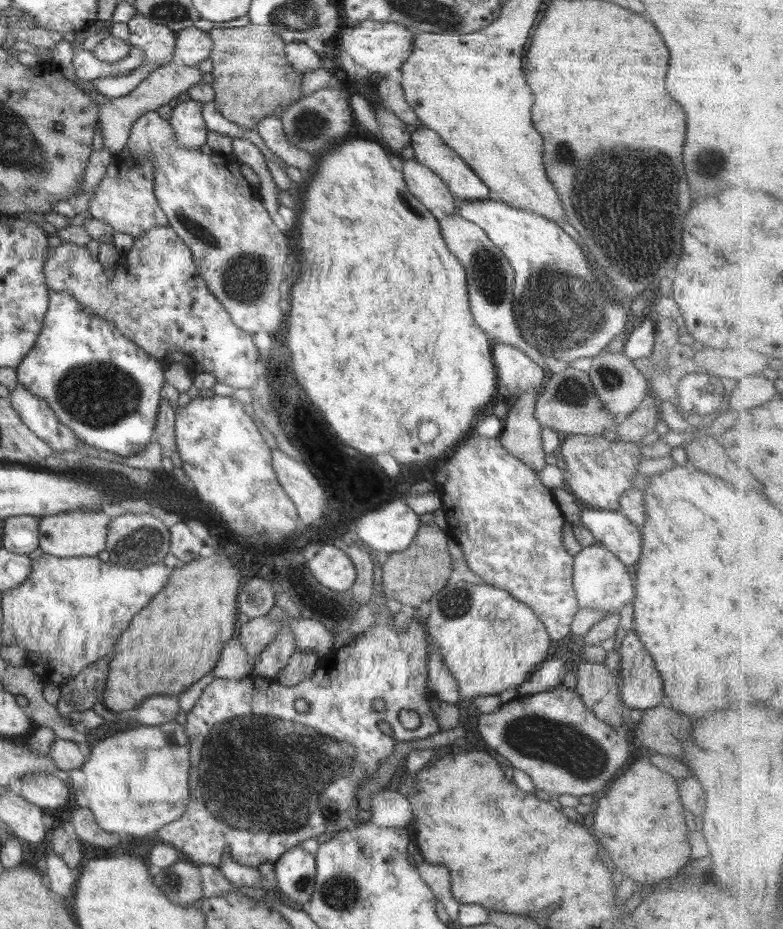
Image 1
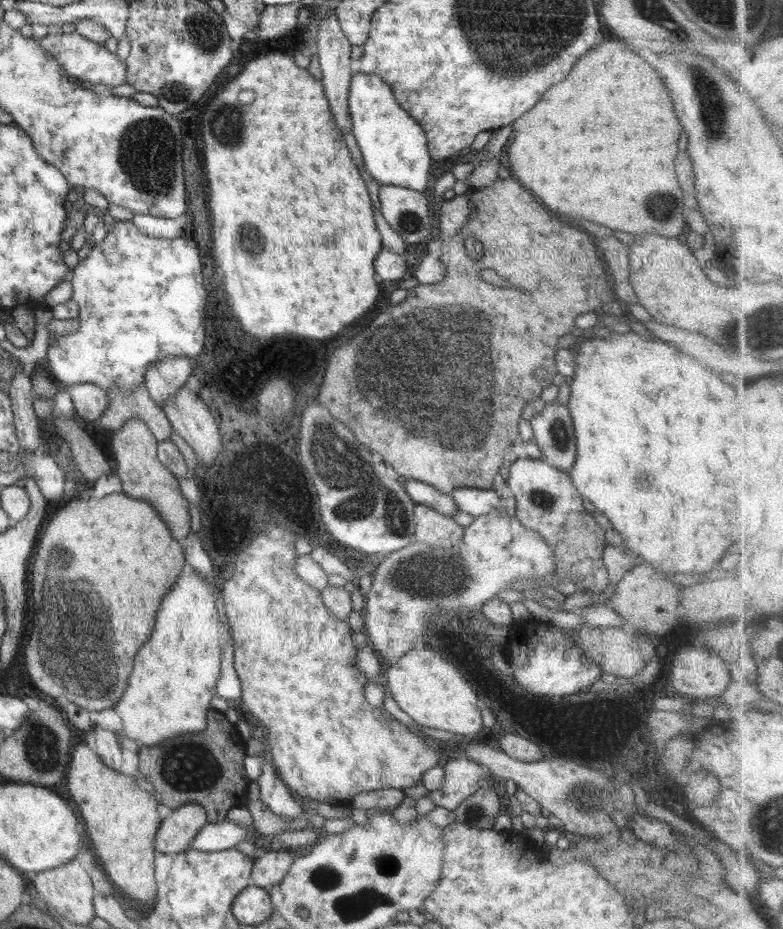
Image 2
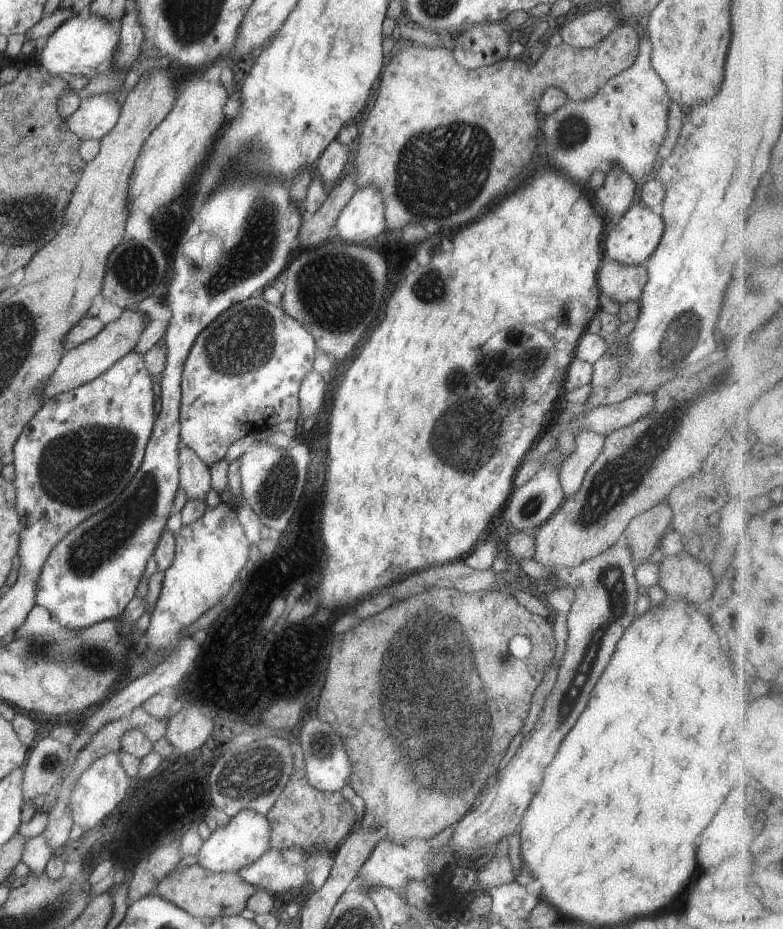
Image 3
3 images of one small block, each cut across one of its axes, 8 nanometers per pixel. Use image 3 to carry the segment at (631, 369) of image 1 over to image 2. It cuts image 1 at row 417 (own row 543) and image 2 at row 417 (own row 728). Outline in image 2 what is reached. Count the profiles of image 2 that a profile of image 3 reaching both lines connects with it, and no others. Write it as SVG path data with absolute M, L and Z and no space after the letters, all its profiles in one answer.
M547 403L546 406L530 421L533 438L536 440L542 454L541 461L558 470L568 472L576 458L575 430L572 417L567 406L557 403Z

